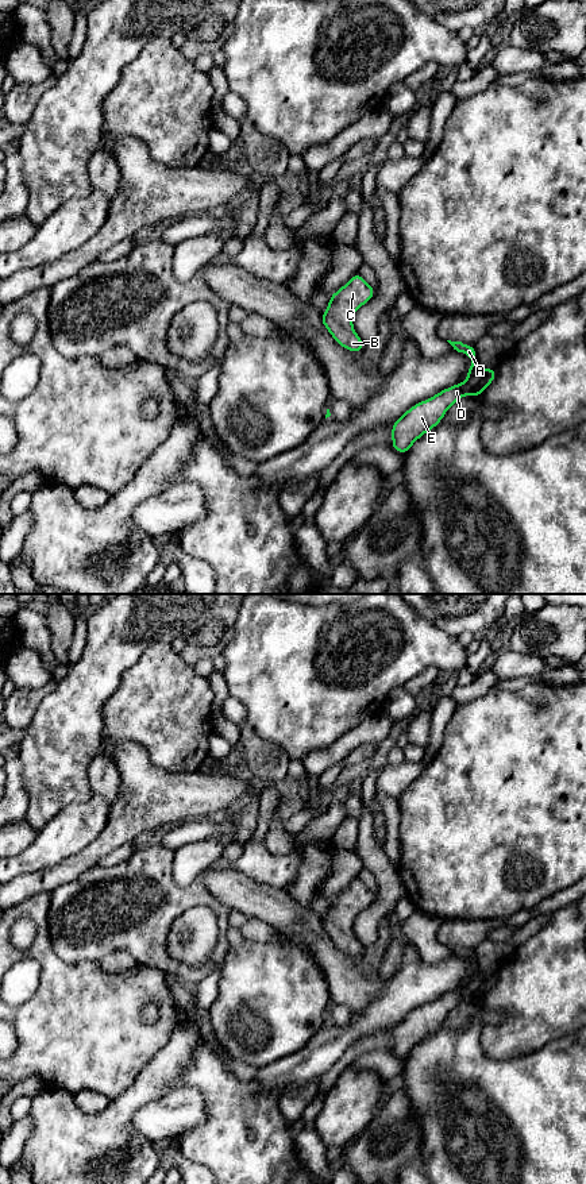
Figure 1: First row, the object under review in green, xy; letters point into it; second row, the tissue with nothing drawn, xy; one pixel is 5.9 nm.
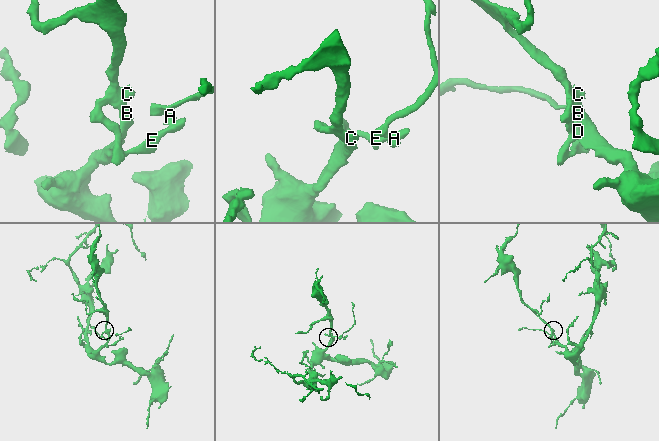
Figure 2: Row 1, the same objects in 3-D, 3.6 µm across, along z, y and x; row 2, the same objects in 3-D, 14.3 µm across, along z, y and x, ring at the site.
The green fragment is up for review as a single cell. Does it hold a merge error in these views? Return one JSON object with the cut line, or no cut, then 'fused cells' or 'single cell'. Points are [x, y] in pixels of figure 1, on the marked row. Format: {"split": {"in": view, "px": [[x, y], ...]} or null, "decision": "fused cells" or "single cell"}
{"split": {"in": "xy", "px": [[478, 369], [470, 375]]}, "decision": "fused cells"}

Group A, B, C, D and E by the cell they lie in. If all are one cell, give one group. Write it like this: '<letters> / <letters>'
A / B C D E

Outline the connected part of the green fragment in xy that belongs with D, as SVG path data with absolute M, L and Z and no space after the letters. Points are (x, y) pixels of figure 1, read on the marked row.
M496 367L478 369L464 382L452 385L433 397L409 408L392 424L393 443L390 444L390 448L400 454L408 454L417 439L433 429L443 420L451 405L463 396L479 397L496 377Z

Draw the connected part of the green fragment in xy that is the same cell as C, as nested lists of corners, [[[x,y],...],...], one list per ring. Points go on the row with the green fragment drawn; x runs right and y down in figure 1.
[[[358,271],[344,286],[329,296],[327,311],[320,321],[340,347],[352,352],[363,352],[365,342],[354,331],[352,317],[358,308],[373,298],[375,292]]]

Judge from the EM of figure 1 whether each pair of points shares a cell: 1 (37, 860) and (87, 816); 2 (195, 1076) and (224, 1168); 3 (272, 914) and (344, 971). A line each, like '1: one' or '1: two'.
1: one
2: one
3: one

